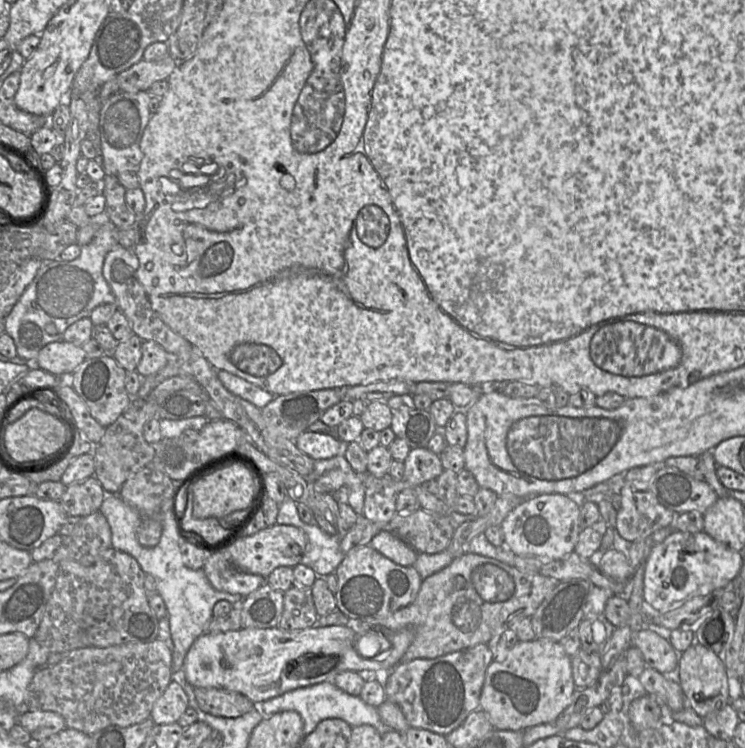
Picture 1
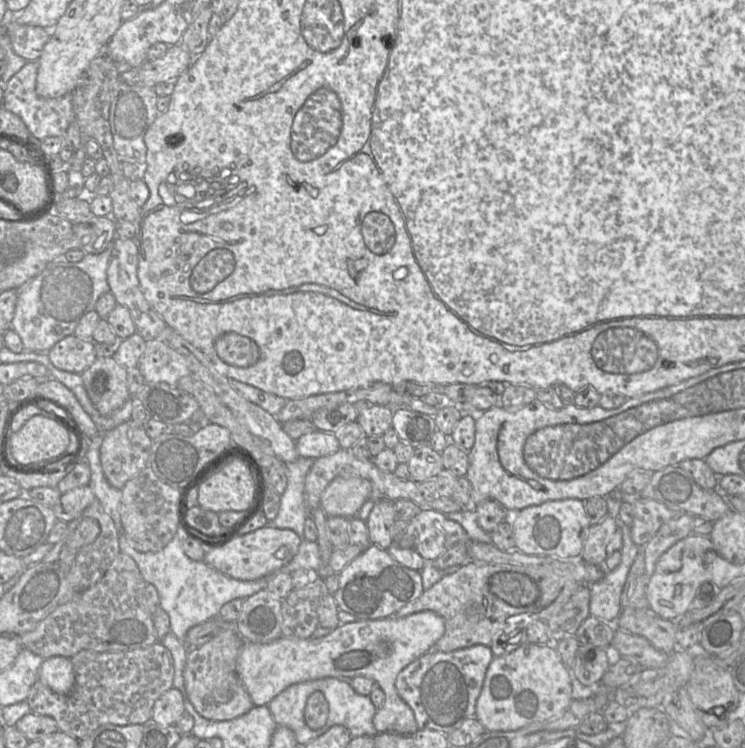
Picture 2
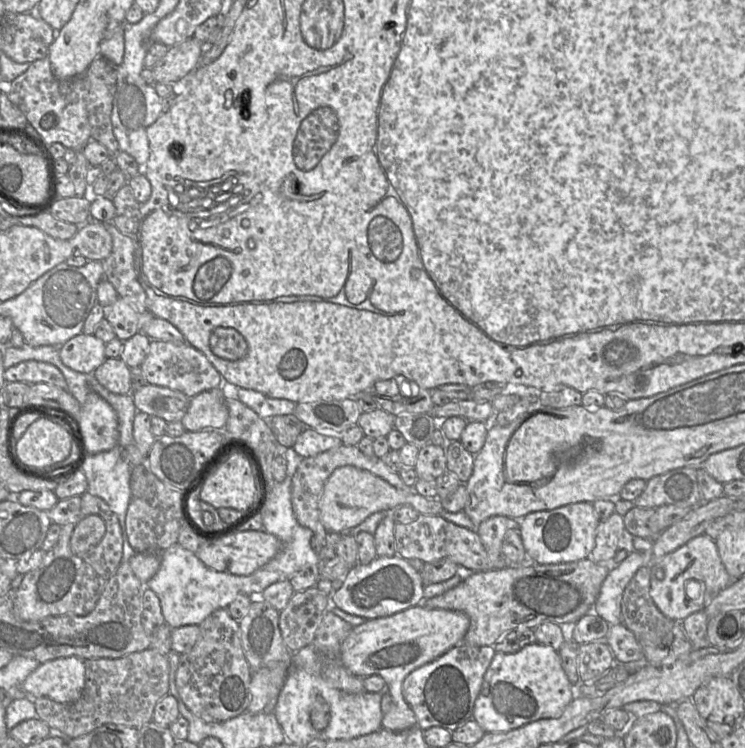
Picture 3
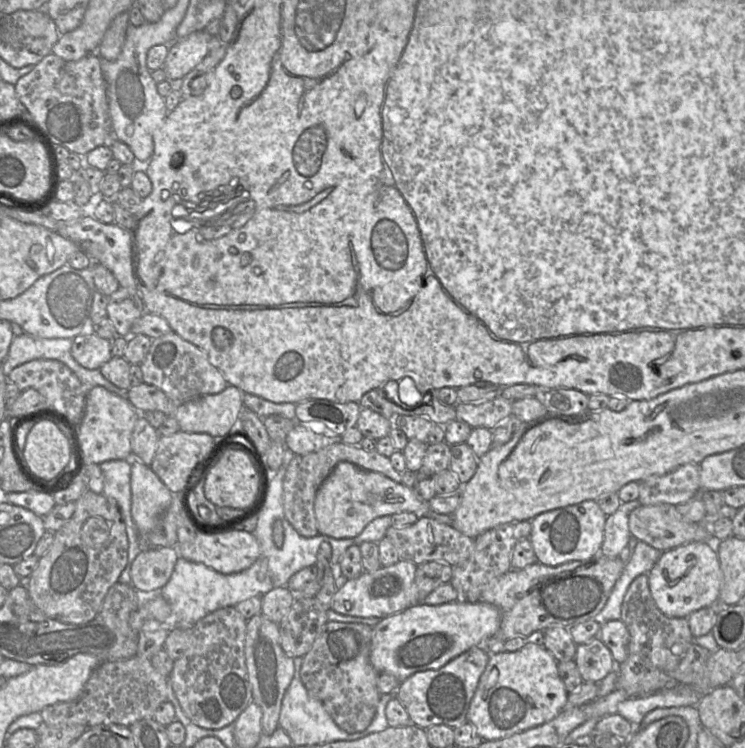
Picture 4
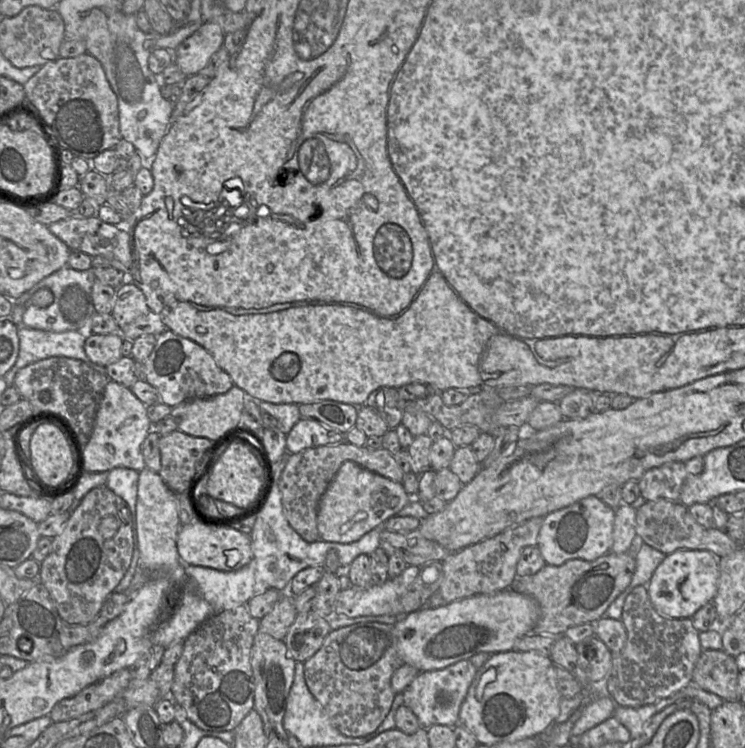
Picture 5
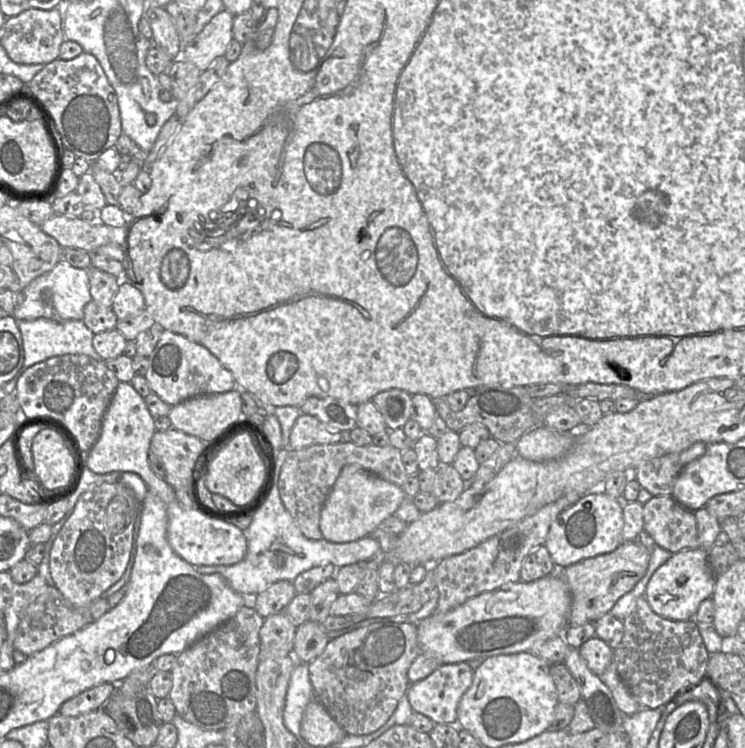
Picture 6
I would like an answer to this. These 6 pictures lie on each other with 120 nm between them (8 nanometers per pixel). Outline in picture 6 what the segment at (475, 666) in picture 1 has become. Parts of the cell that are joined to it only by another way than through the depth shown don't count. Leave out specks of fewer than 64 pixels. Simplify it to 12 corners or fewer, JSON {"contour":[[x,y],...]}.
{"contour":[[466,662],[440,664],[410,684],[414,712],[456,725],[472,685]]}

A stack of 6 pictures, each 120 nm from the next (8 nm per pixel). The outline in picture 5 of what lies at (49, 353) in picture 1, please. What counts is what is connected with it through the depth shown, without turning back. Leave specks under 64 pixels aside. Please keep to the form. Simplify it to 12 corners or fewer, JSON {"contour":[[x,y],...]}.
{"contour":[[90,334],[84,350],[107,367],[122,358],[123,336]]}

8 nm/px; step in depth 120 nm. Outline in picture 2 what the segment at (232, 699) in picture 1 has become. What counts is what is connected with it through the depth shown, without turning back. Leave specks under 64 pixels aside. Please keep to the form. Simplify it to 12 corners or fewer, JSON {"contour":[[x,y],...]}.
{"contour":[[234,623],[188,649],[186,693],[206,719],[254,706],[236,669]]}

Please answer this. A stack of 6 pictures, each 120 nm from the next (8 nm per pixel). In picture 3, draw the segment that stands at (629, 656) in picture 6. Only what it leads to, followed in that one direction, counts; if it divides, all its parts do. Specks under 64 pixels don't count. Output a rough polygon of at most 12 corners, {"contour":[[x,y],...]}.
{"contour":[[651,567],[626,586],[621,621],[642,644],[668,647],[675,621],[650,596]]}

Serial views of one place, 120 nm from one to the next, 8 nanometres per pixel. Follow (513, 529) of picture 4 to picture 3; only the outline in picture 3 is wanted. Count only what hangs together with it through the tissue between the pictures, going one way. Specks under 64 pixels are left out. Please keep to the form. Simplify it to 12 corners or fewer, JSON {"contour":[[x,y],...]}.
{"contour":[[492,516],[475,527],[490,561],[499,560],[508,529],[521,519]]}

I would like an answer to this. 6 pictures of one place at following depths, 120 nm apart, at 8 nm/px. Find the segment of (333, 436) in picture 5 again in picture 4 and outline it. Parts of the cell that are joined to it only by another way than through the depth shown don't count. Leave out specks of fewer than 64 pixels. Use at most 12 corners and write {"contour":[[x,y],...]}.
{"contour":[[317,421],[298,422],[286,448],[307,454],[341,442],[341,435]]}

